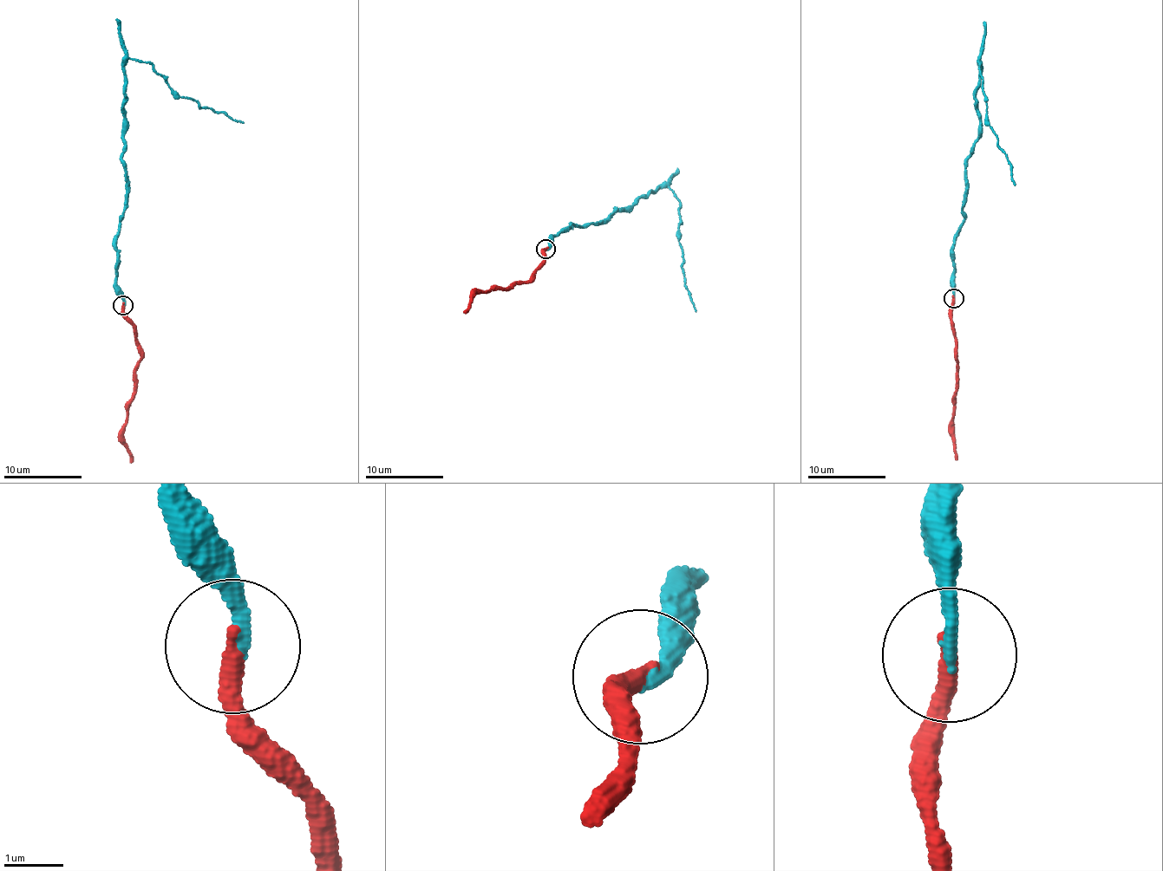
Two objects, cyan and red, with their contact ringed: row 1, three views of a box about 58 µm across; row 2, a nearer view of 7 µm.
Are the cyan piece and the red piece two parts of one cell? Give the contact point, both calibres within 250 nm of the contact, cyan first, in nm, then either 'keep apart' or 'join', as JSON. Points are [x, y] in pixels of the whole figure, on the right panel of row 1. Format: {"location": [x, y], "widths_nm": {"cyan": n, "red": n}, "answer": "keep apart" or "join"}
{"location": [953, 298], "widths_nm": {"cyan": 240, "red": 320}, "answer": "join"}

